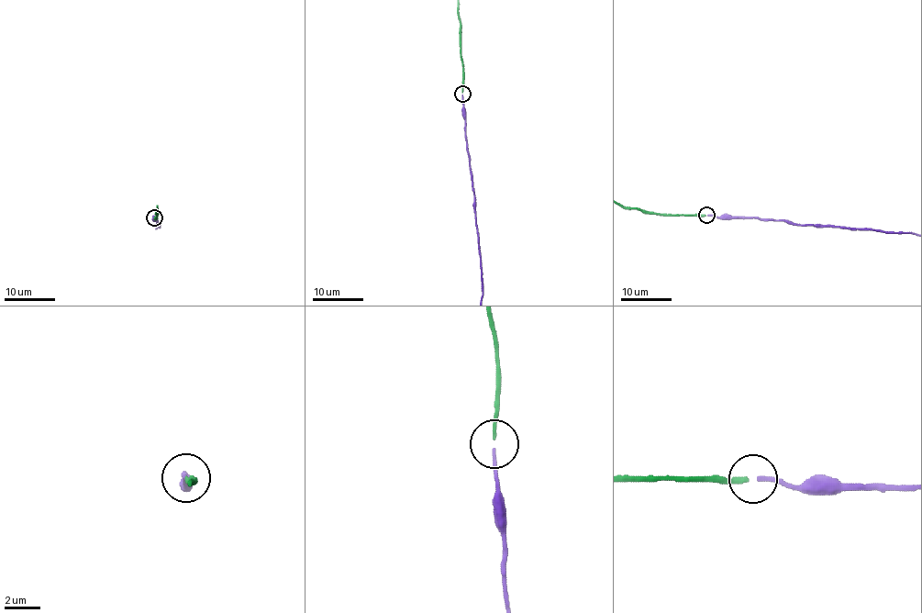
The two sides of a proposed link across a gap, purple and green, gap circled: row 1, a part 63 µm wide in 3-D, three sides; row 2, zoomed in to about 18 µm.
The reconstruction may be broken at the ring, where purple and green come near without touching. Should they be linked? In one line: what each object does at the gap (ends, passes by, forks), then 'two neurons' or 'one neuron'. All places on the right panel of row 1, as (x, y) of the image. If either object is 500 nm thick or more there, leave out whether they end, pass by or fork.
purple ends; green ends; one neuron

